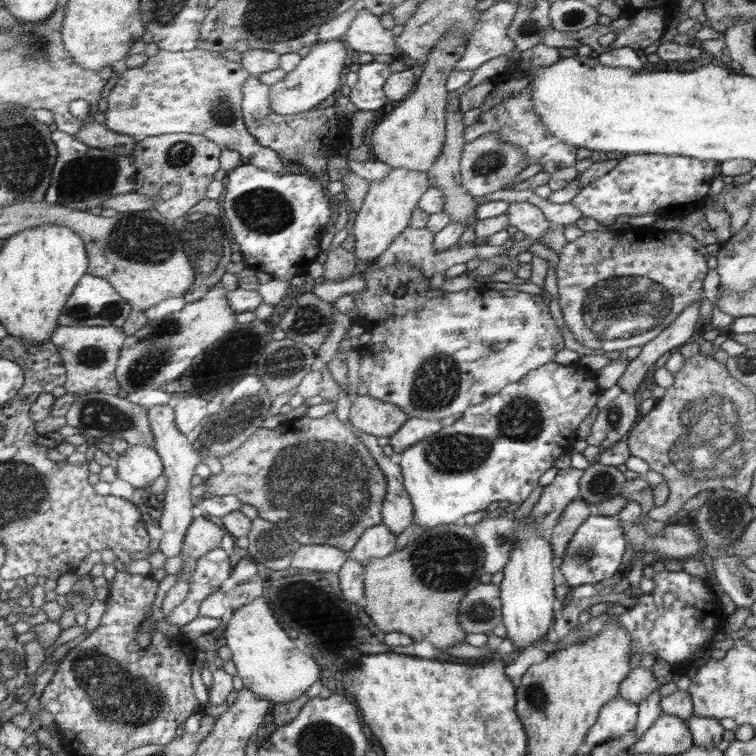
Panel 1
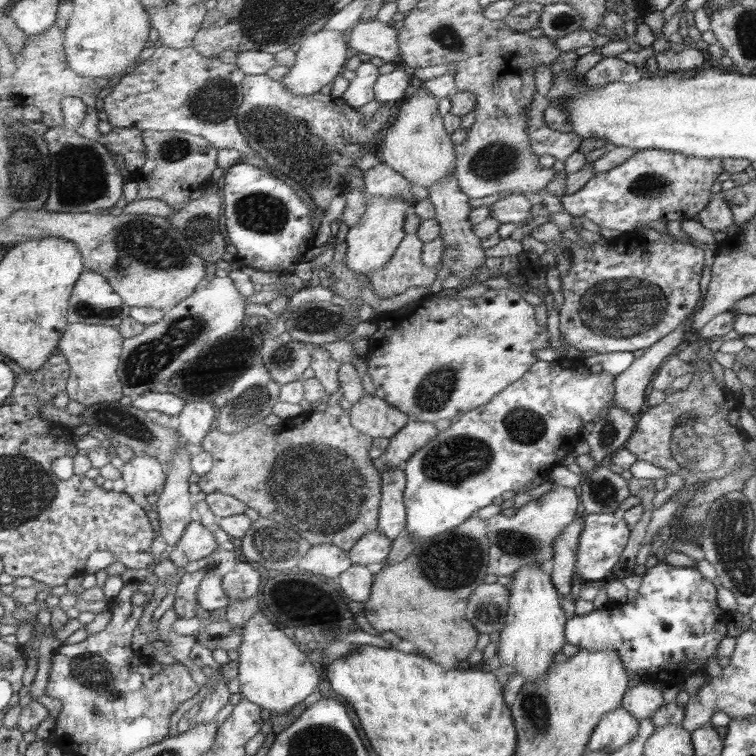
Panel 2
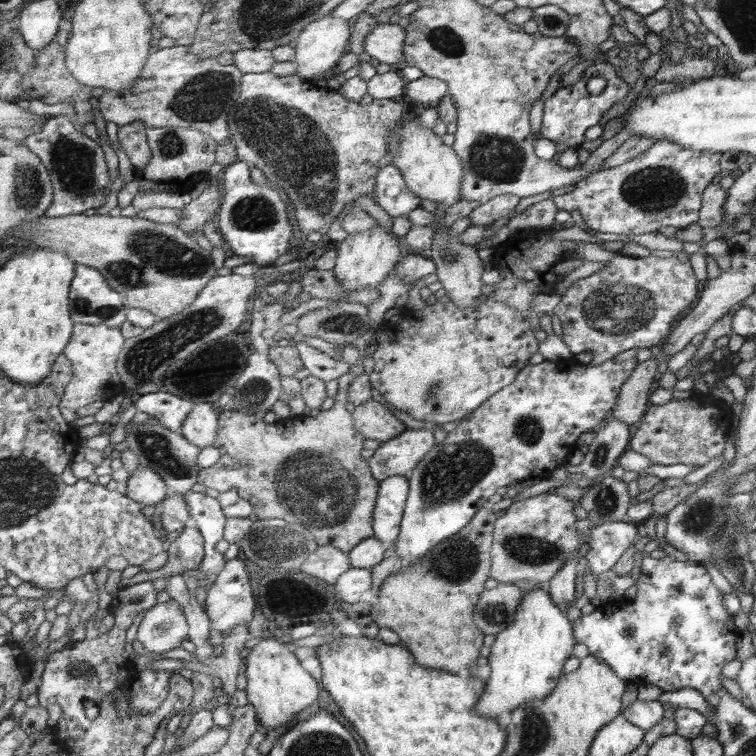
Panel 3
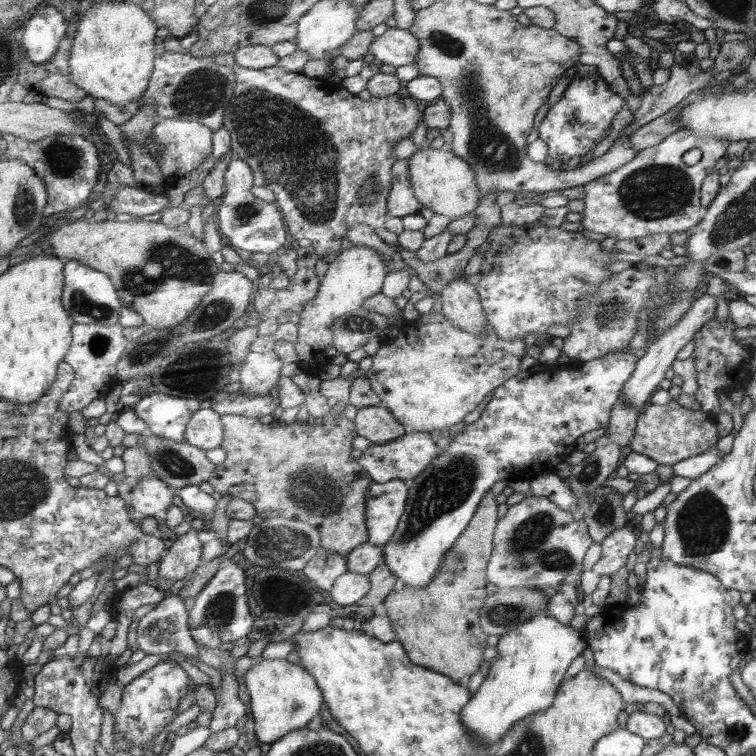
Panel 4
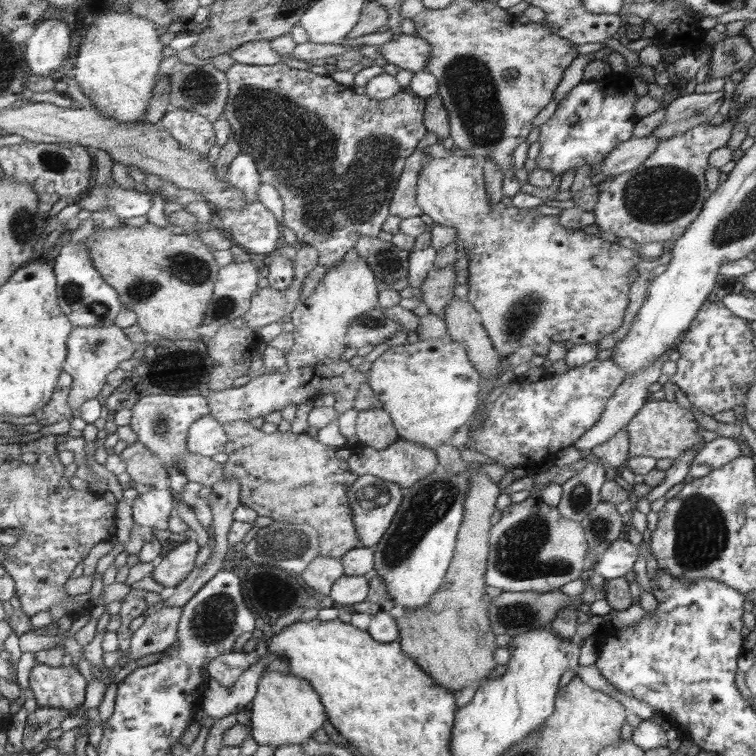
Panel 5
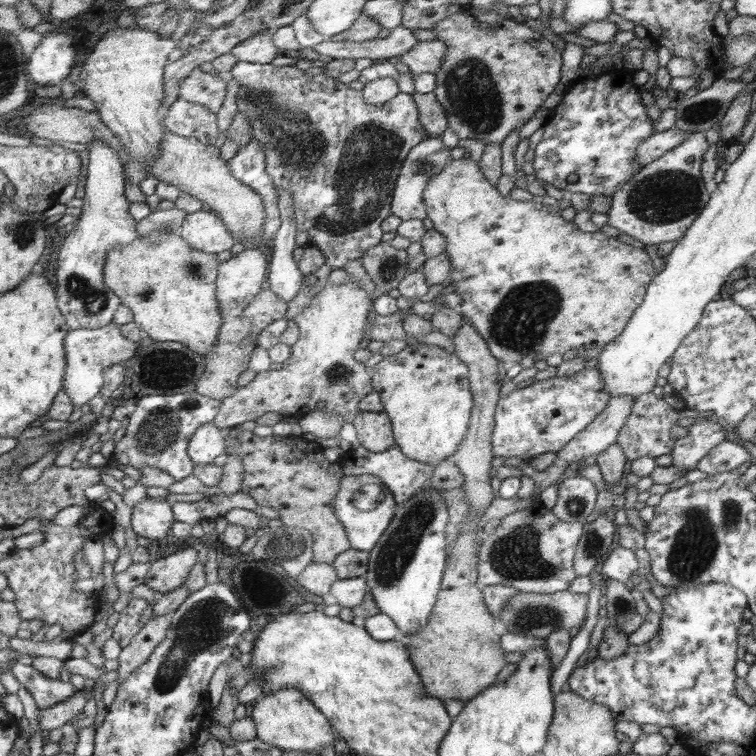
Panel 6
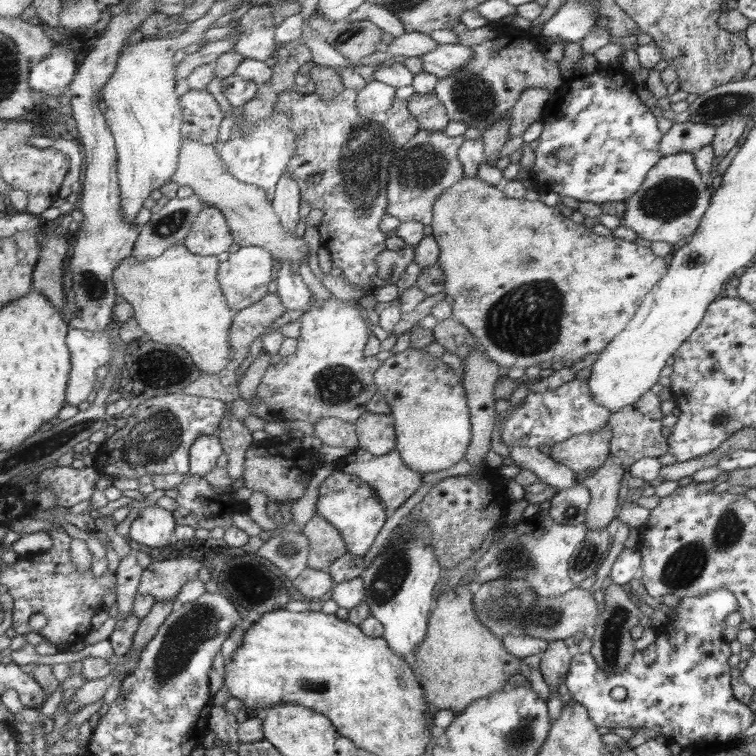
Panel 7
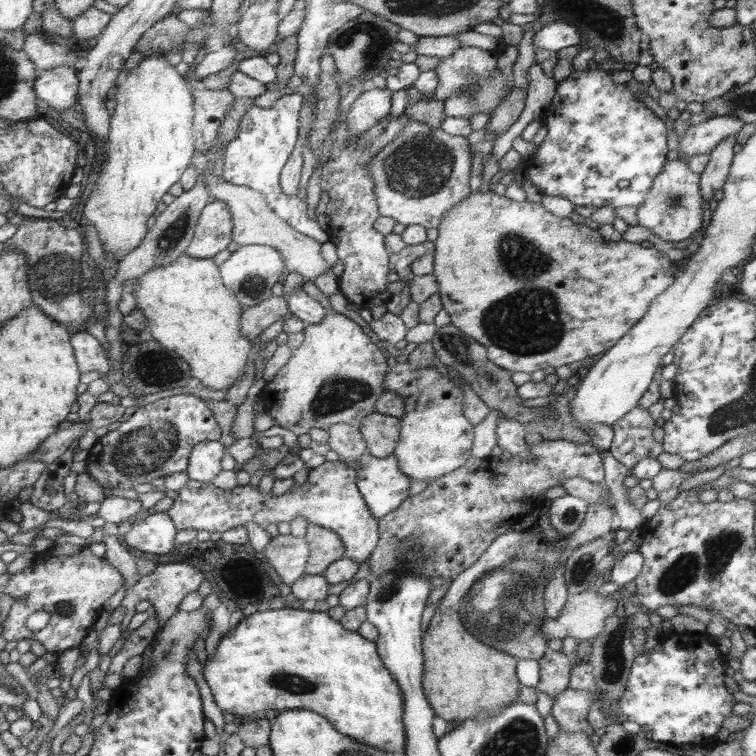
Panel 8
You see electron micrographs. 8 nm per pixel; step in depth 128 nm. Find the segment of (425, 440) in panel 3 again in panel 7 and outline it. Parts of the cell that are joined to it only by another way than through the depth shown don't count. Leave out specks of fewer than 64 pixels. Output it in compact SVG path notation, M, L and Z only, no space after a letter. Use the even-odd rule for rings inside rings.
M358 447L342 457L337 466L344 472L354 474L360 477L362 481L366 481L368 485L372 485L372 489L380 499L380 503L386 507L386 514L390 515L398 510L423 484L423 474L416 471L416 469L410 469L397 450L392 450L384 456L374 456L366 449Z

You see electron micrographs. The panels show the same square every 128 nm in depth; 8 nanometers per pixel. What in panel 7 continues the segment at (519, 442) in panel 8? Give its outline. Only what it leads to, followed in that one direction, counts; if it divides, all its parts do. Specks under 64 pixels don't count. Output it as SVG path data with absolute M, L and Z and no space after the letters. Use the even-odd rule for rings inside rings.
M512 446L509 456L520 469L536 473L538 481L555 486L557 490L564 490L582 482L583 477L577 475L568 466L552 459L550 455L544 454L538 448Z

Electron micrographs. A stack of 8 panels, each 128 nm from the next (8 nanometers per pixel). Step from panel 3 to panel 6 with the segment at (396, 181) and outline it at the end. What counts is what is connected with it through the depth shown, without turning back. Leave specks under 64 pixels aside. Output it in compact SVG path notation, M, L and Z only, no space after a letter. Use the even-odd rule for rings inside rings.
M428 136L420 145L410 150L403 168L399 174L395 192L393 193L392 215L398 216L402 221L418 219L422 221L428 216L428 206L424 204L424 191L428 187L429 180L452 161L450 150L442 144L438 136Z

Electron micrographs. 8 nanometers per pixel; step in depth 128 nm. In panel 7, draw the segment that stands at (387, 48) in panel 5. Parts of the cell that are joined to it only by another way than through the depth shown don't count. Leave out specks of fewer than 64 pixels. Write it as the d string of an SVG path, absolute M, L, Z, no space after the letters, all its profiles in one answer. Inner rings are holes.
M439 43L434 50L419 57L423 62L424 72L442 79L456 73L462 65L466 65L474 57L474 52L468 46L462 46L460 43Z

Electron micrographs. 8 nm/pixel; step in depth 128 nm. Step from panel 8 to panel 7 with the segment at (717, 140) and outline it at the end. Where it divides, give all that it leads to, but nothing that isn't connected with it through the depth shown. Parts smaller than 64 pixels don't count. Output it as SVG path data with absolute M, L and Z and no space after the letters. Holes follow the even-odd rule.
M686 121L673 123L672 128L662 135L660 152L662 157L698 152L713 143L717 127L702 122Z

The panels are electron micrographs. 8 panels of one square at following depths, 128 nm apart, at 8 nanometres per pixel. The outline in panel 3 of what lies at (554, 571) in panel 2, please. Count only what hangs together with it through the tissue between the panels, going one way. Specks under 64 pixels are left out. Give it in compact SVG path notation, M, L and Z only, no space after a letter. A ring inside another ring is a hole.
M570 555L570 559L566 559L566 566L554 575L554 578L546 582L550 597L554 603L566 612L570 606L575 605L576 592L574 586L576 584L577 572L583 566L583 558L578 555Z

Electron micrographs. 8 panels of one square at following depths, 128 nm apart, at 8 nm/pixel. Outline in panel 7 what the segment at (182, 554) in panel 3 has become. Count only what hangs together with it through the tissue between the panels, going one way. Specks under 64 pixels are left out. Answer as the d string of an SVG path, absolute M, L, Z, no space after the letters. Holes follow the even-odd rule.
M193 554L152 561L142 573L138 594L151 594L160 602L170 601L188 580L196 577L198 570L200 562Z

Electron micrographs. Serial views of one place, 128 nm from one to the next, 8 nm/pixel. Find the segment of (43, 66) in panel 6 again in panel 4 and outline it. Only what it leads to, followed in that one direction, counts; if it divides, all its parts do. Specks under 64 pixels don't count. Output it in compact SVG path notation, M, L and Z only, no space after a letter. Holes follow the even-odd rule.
M42 6L28 17L19 35L26 57L45 66L56 54L62 36L66 36L66 20L54 6Z

